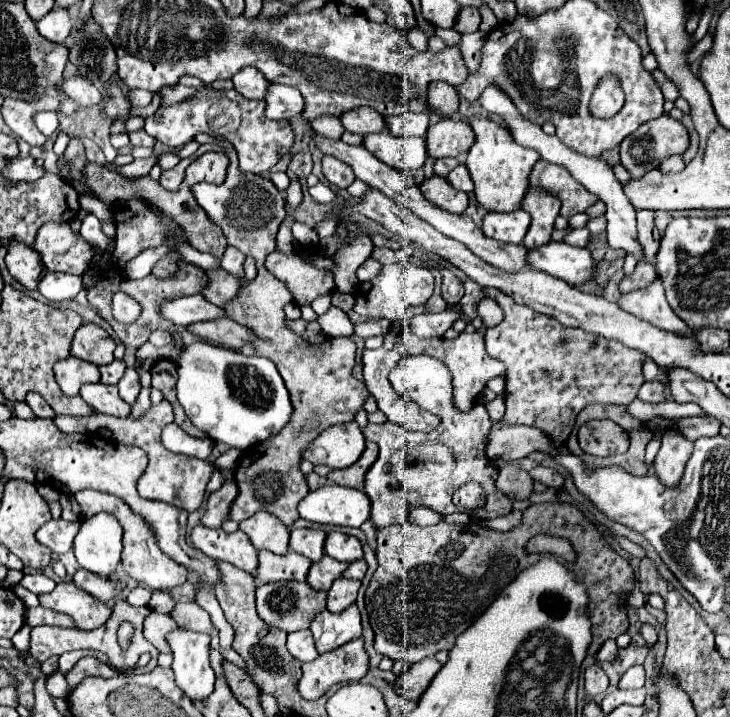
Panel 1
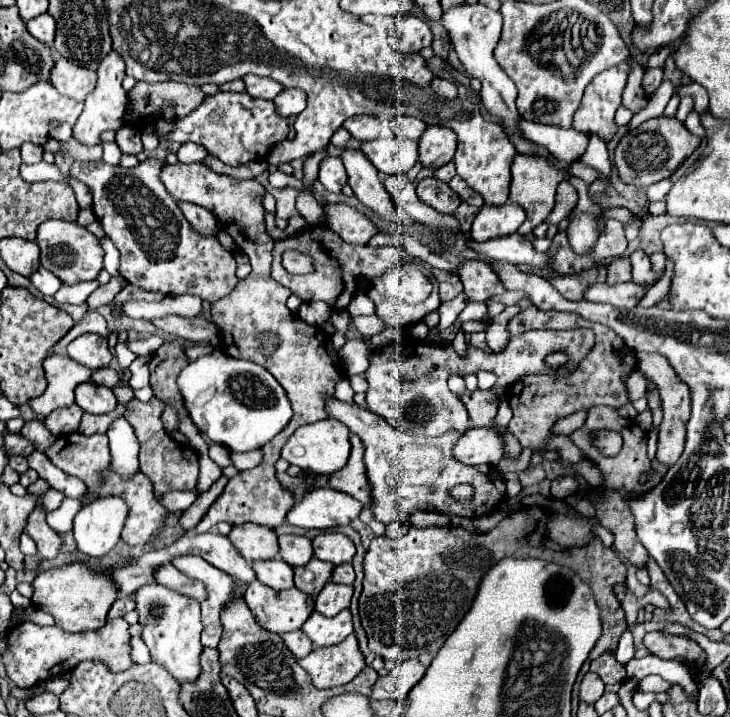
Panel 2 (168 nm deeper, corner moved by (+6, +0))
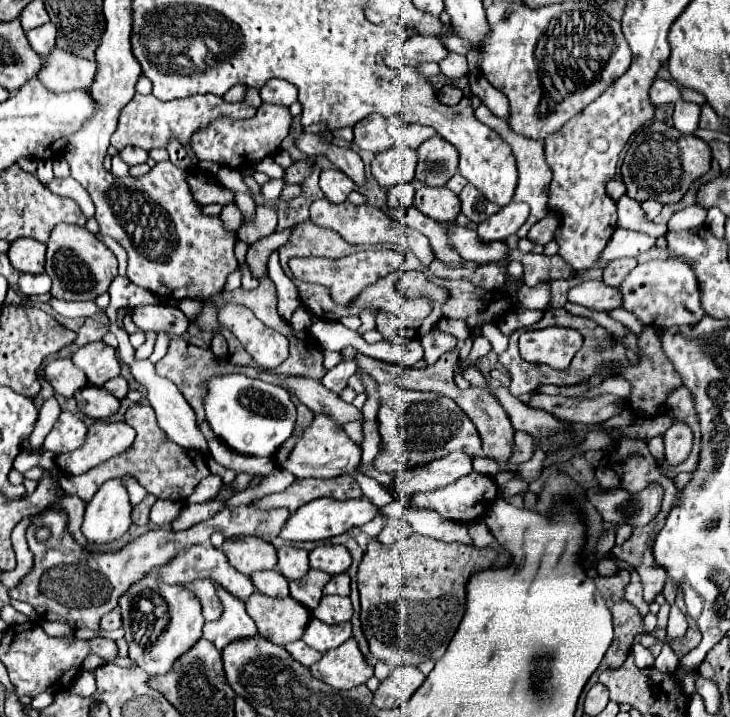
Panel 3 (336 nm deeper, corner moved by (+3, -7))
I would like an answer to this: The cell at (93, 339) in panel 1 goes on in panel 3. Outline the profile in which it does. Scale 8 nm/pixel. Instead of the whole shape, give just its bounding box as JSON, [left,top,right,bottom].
[71,341,121,385]

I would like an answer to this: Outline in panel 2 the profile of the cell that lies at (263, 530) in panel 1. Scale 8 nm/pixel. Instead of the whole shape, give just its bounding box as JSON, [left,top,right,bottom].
[228,524,278,562]

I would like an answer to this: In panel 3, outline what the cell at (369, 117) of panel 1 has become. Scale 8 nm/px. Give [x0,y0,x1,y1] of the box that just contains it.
[353,115,391,153]

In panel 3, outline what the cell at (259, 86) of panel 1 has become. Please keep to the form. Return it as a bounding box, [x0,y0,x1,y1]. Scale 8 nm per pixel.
[259,79,297,107]

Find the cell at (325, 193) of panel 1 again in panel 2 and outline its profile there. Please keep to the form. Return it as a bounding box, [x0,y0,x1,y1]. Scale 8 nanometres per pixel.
[268,170,304,190]

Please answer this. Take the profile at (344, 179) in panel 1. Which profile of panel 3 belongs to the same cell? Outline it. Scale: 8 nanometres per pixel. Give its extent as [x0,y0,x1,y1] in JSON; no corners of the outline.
[319,169,355,203]

